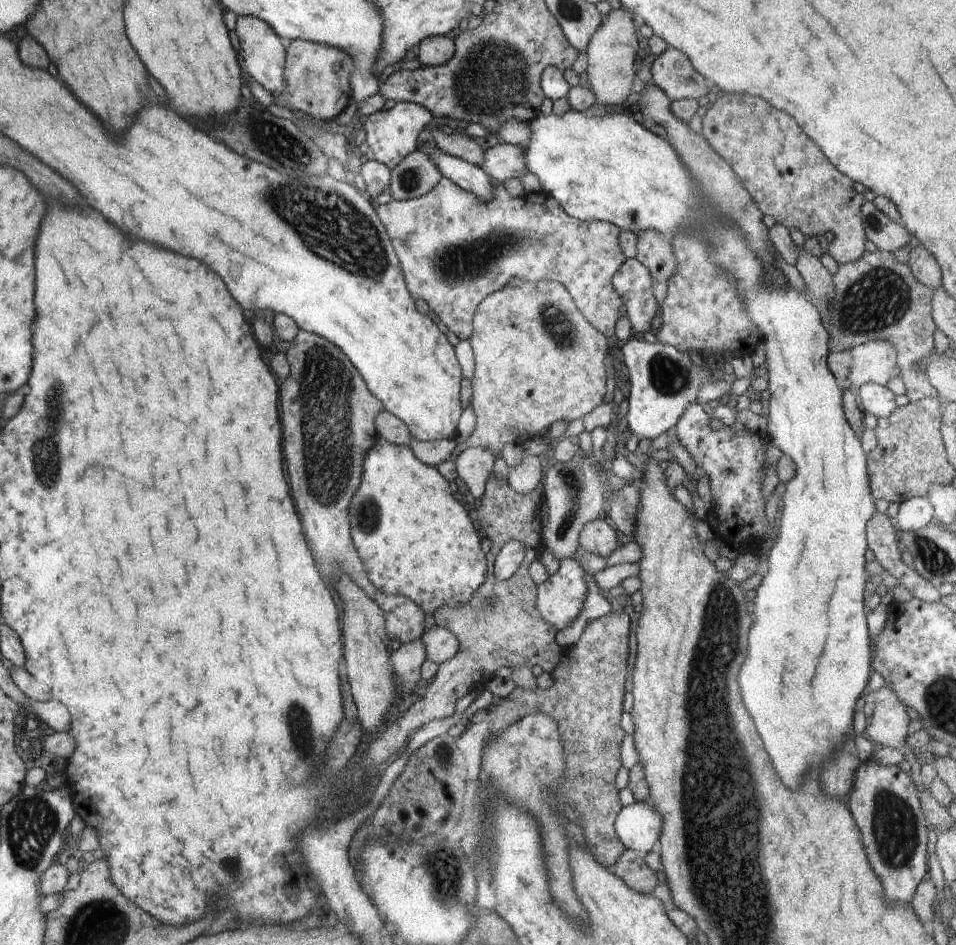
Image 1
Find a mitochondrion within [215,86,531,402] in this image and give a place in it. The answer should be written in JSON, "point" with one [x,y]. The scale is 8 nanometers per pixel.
{"point":[337,230]}

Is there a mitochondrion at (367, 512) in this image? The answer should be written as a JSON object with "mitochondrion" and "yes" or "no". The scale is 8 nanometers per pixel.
{"mitochondrion":"yes"}

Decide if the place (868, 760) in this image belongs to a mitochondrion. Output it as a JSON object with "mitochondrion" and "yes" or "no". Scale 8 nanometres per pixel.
{"mitochondrion":"no"}

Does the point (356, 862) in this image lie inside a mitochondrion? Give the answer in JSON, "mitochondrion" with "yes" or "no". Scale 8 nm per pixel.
{"mitochondrion":"no"}

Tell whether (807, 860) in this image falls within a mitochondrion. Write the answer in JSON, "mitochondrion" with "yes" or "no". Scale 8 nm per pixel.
{"mitochondrion":"no"}

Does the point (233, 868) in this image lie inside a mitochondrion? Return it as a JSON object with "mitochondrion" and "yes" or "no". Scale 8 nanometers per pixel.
{"mitochondrion":"yes"}

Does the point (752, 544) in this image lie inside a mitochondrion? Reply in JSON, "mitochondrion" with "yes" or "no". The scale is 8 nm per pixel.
{"mitochondrion":"no"}

